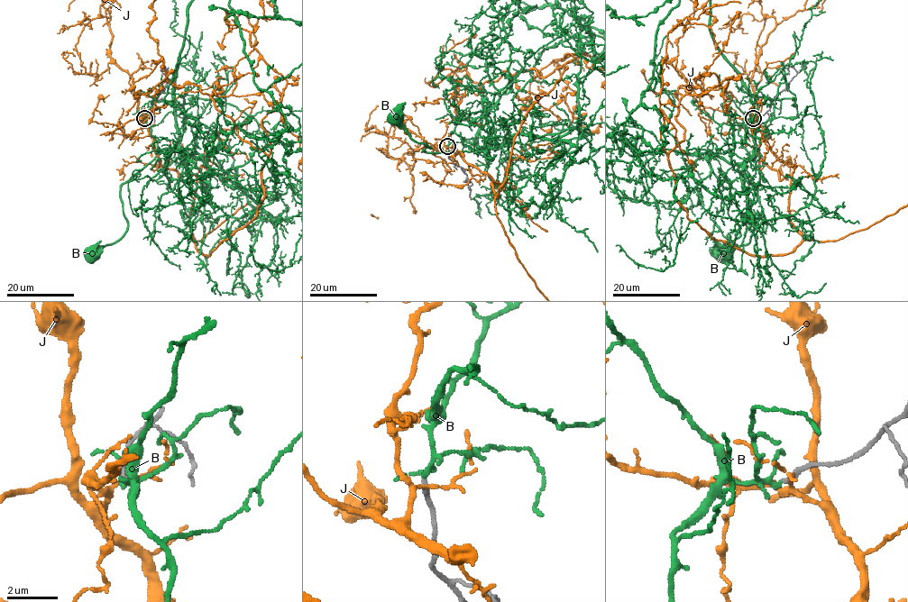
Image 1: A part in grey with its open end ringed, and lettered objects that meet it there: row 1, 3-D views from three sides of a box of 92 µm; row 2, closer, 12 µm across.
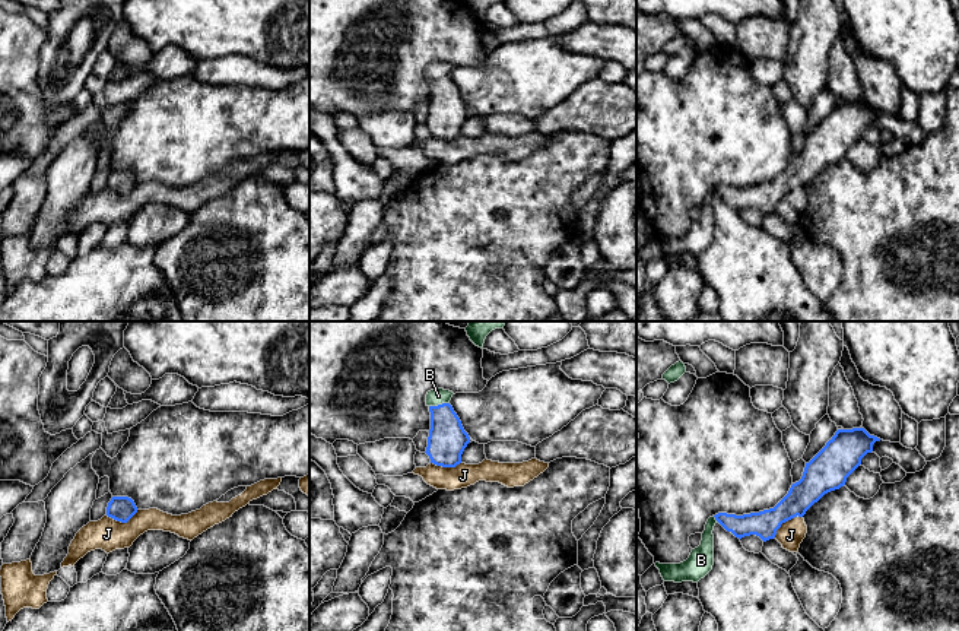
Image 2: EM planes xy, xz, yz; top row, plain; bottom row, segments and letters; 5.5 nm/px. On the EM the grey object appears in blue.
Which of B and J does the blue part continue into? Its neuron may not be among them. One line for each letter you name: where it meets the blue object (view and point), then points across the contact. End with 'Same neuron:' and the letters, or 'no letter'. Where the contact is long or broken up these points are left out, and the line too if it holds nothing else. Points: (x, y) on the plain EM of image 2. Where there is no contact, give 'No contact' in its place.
B: Touches blue at xz (438, 78). Path across: xz (447, 113), (445, 97), (438, 78), (438, 69)
Same neuron: B

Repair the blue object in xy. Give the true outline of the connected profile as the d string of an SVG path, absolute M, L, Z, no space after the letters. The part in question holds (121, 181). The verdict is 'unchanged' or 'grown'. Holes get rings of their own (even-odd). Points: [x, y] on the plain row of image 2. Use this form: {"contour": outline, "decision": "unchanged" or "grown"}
{"contour": "M112 169L107 180L107 188L127 196L137 186L134 174L128 169Z", "decision": "unchanged"}

